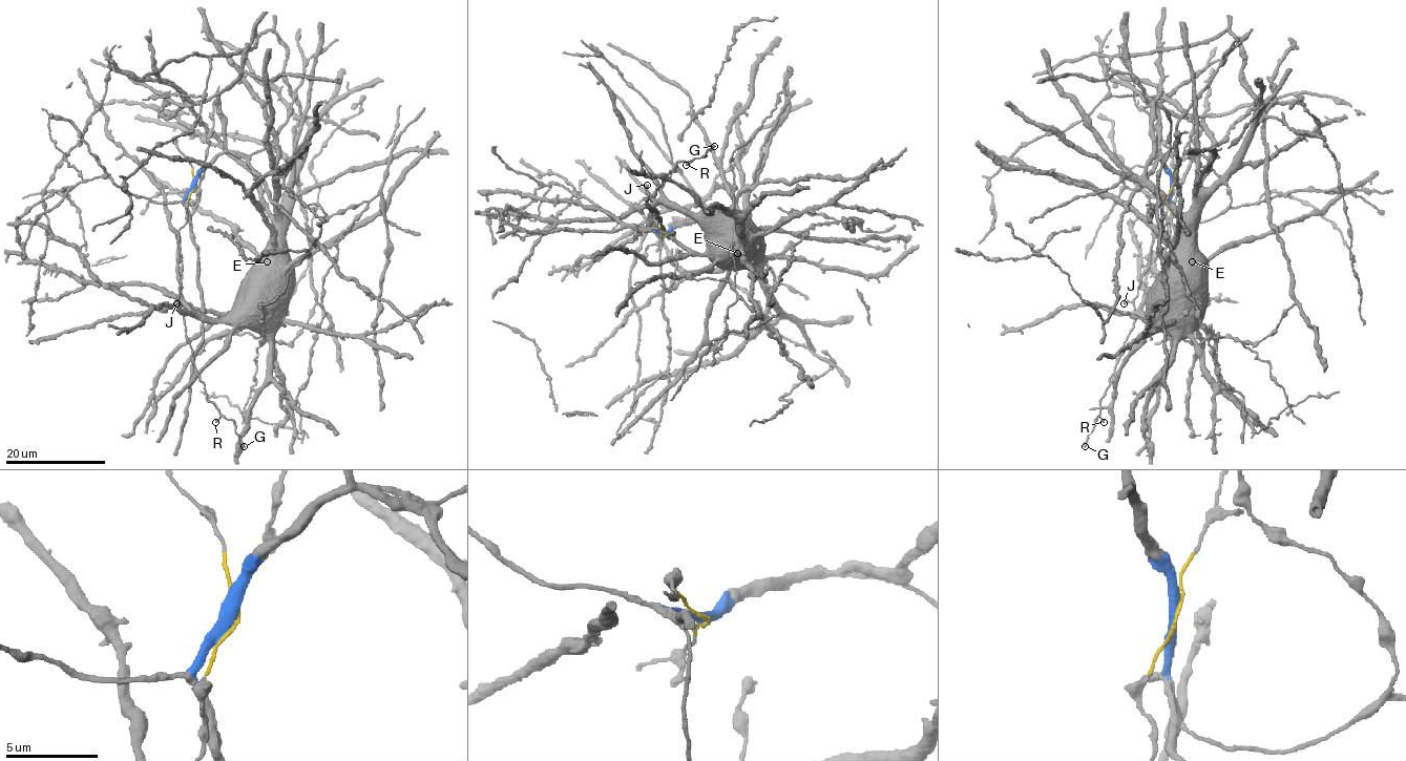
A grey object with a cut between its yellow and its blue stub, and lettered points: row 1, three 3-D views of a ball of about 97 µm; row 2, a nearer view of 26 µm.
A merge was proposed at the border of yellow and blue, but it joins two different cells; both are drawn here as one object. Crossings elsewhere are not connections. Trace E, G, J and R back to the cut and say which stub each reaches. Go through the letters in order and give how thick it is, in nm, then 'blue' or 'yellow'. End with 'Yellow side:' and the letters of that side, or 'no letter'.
E: 320 nm | blue
G: 320 nm | yellow
J: 480 nm | yellow
R: 300 nm | yellow
Yellow side: G, J, R

